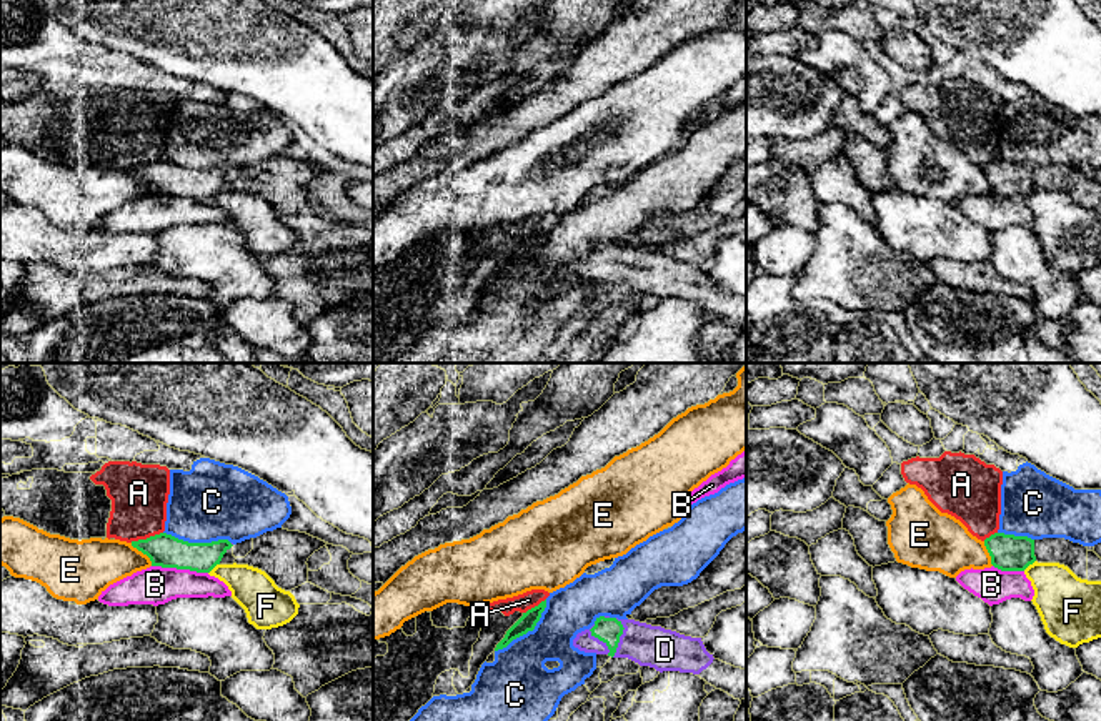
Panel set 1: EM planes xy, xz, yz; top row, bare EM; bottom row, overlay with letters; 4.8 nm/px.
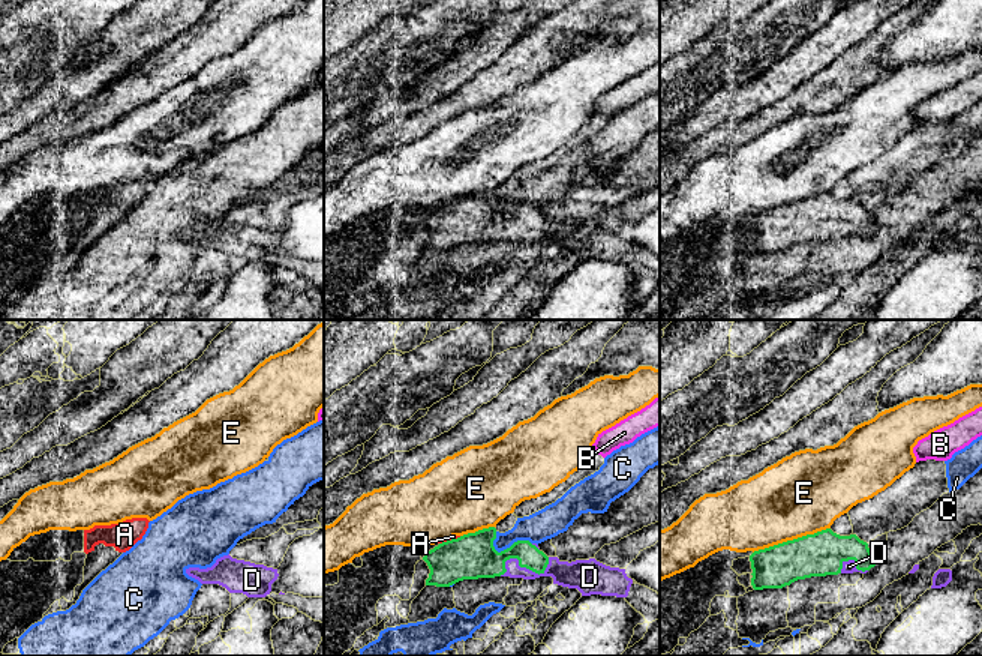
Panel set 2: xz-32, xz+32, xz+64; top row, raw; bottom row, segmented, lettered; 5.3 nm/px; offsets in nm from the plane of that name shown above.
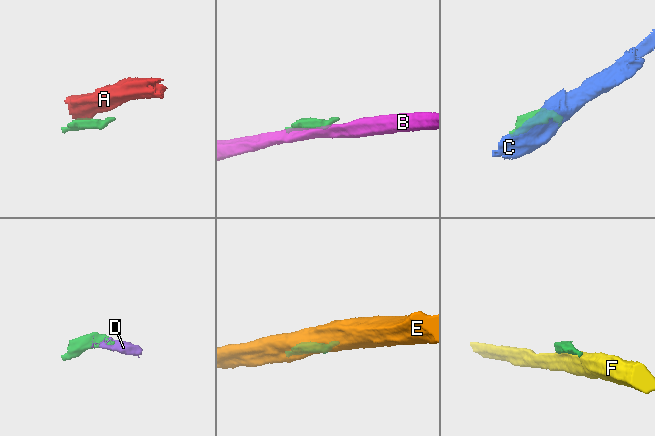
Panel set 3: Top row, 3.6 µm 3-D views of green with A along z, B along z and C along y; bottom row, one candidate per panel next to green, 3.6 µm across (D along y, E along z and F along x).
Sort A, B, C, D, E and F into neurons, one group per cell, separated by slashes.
A / B / C / D / E / F

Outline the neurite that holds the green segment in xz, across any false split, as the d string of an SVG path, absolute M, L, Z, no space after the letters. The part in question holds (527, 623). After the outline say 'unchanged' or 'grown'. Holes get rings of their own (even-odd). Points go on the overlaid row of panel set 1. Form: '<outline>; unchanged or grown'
M546 599L538 606L523 613L523 616L506 631L505 638L496 644L495 651L506 648L513 639L533 631L546 608Z; unchanged

